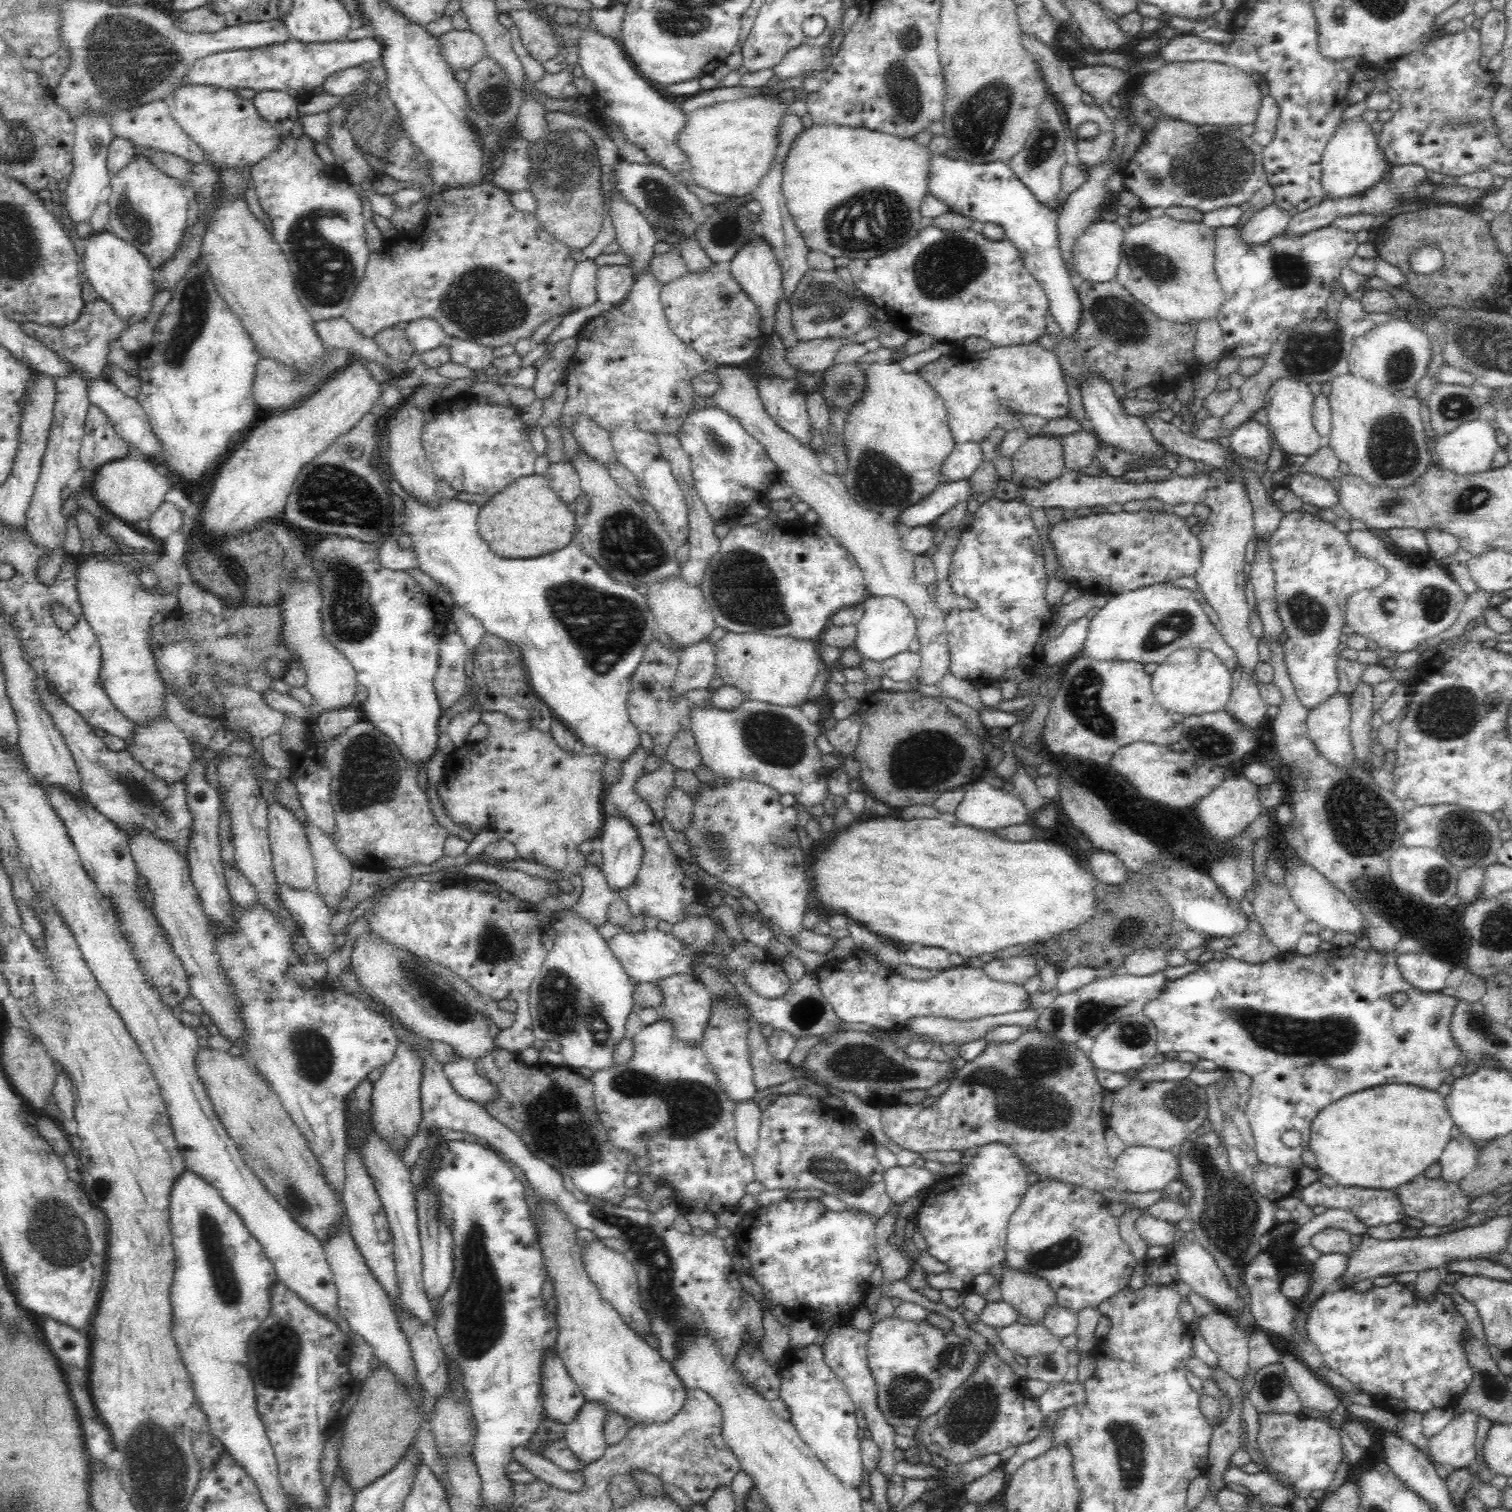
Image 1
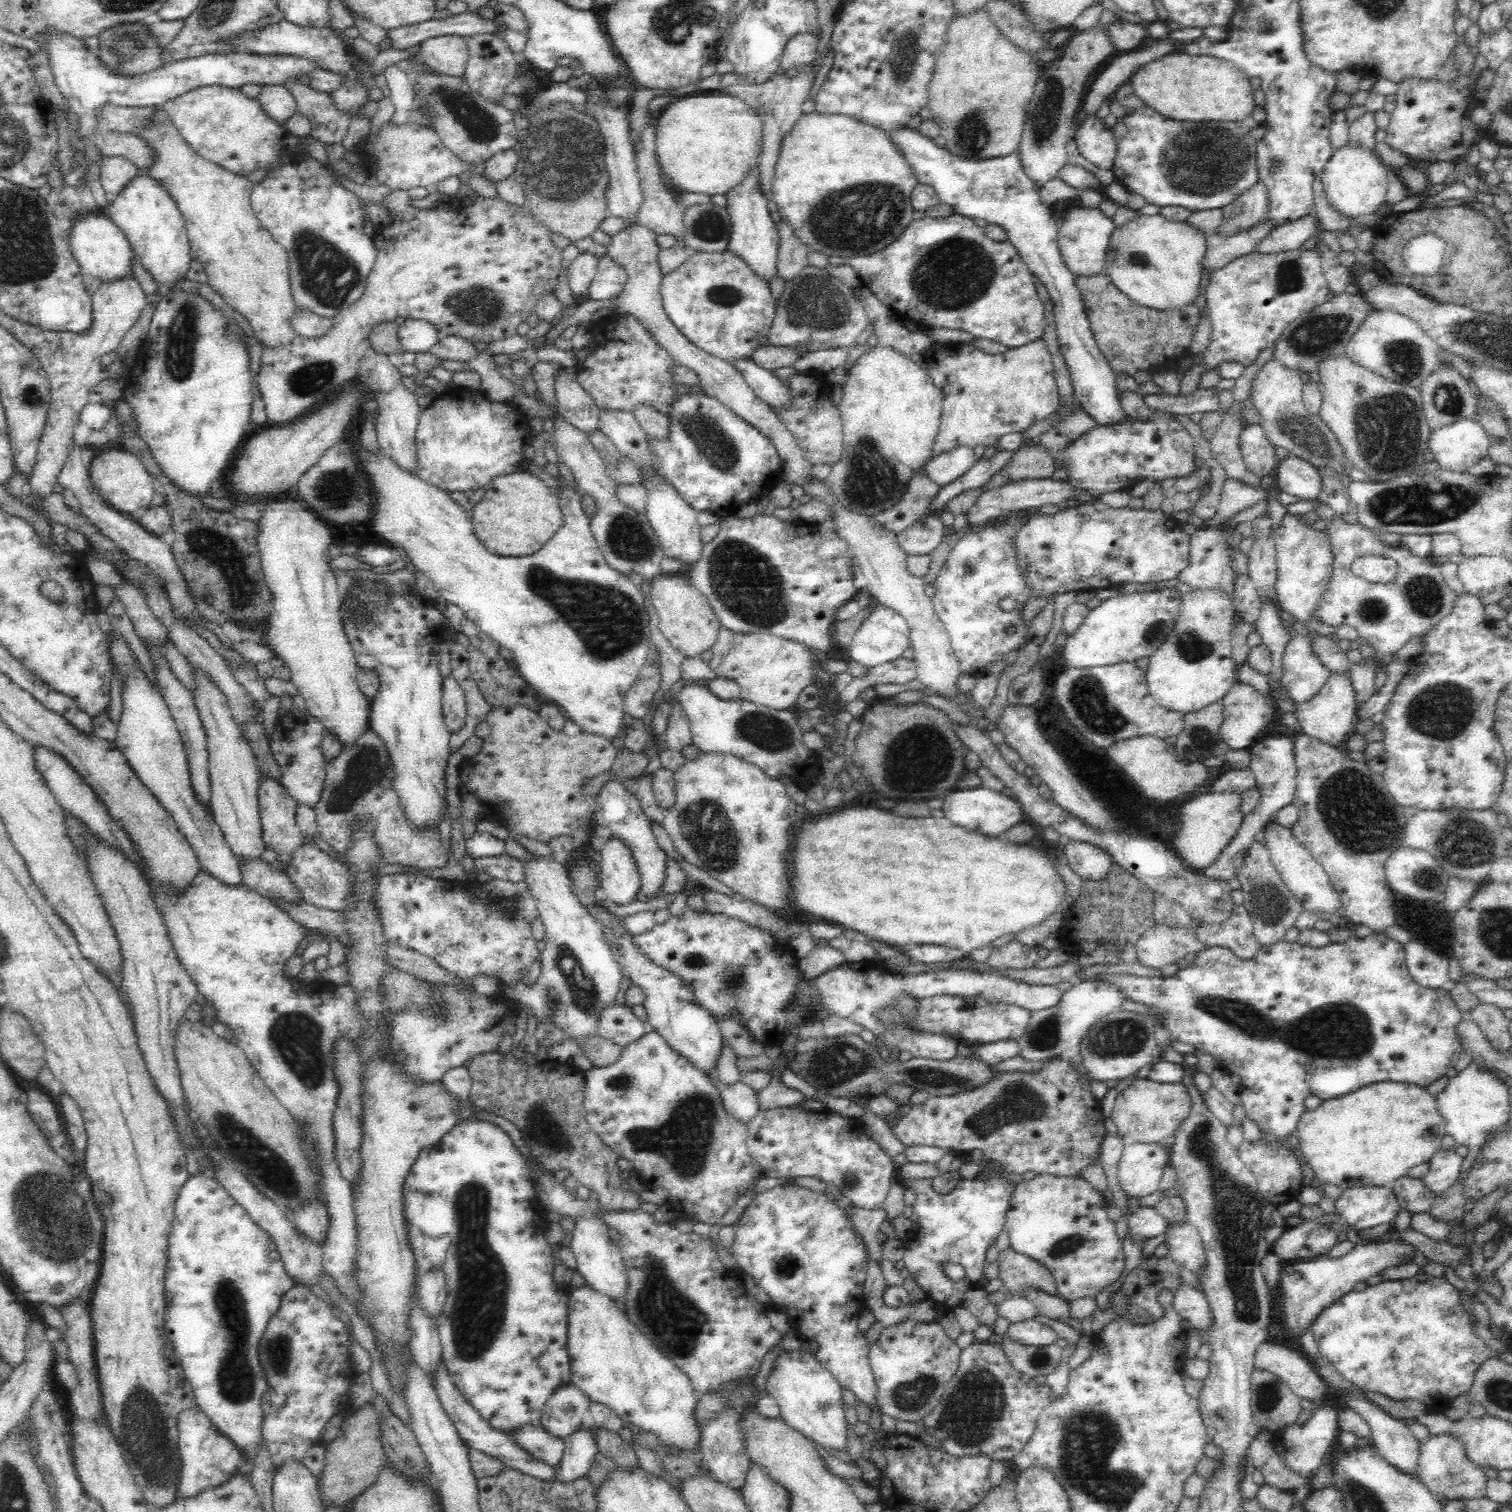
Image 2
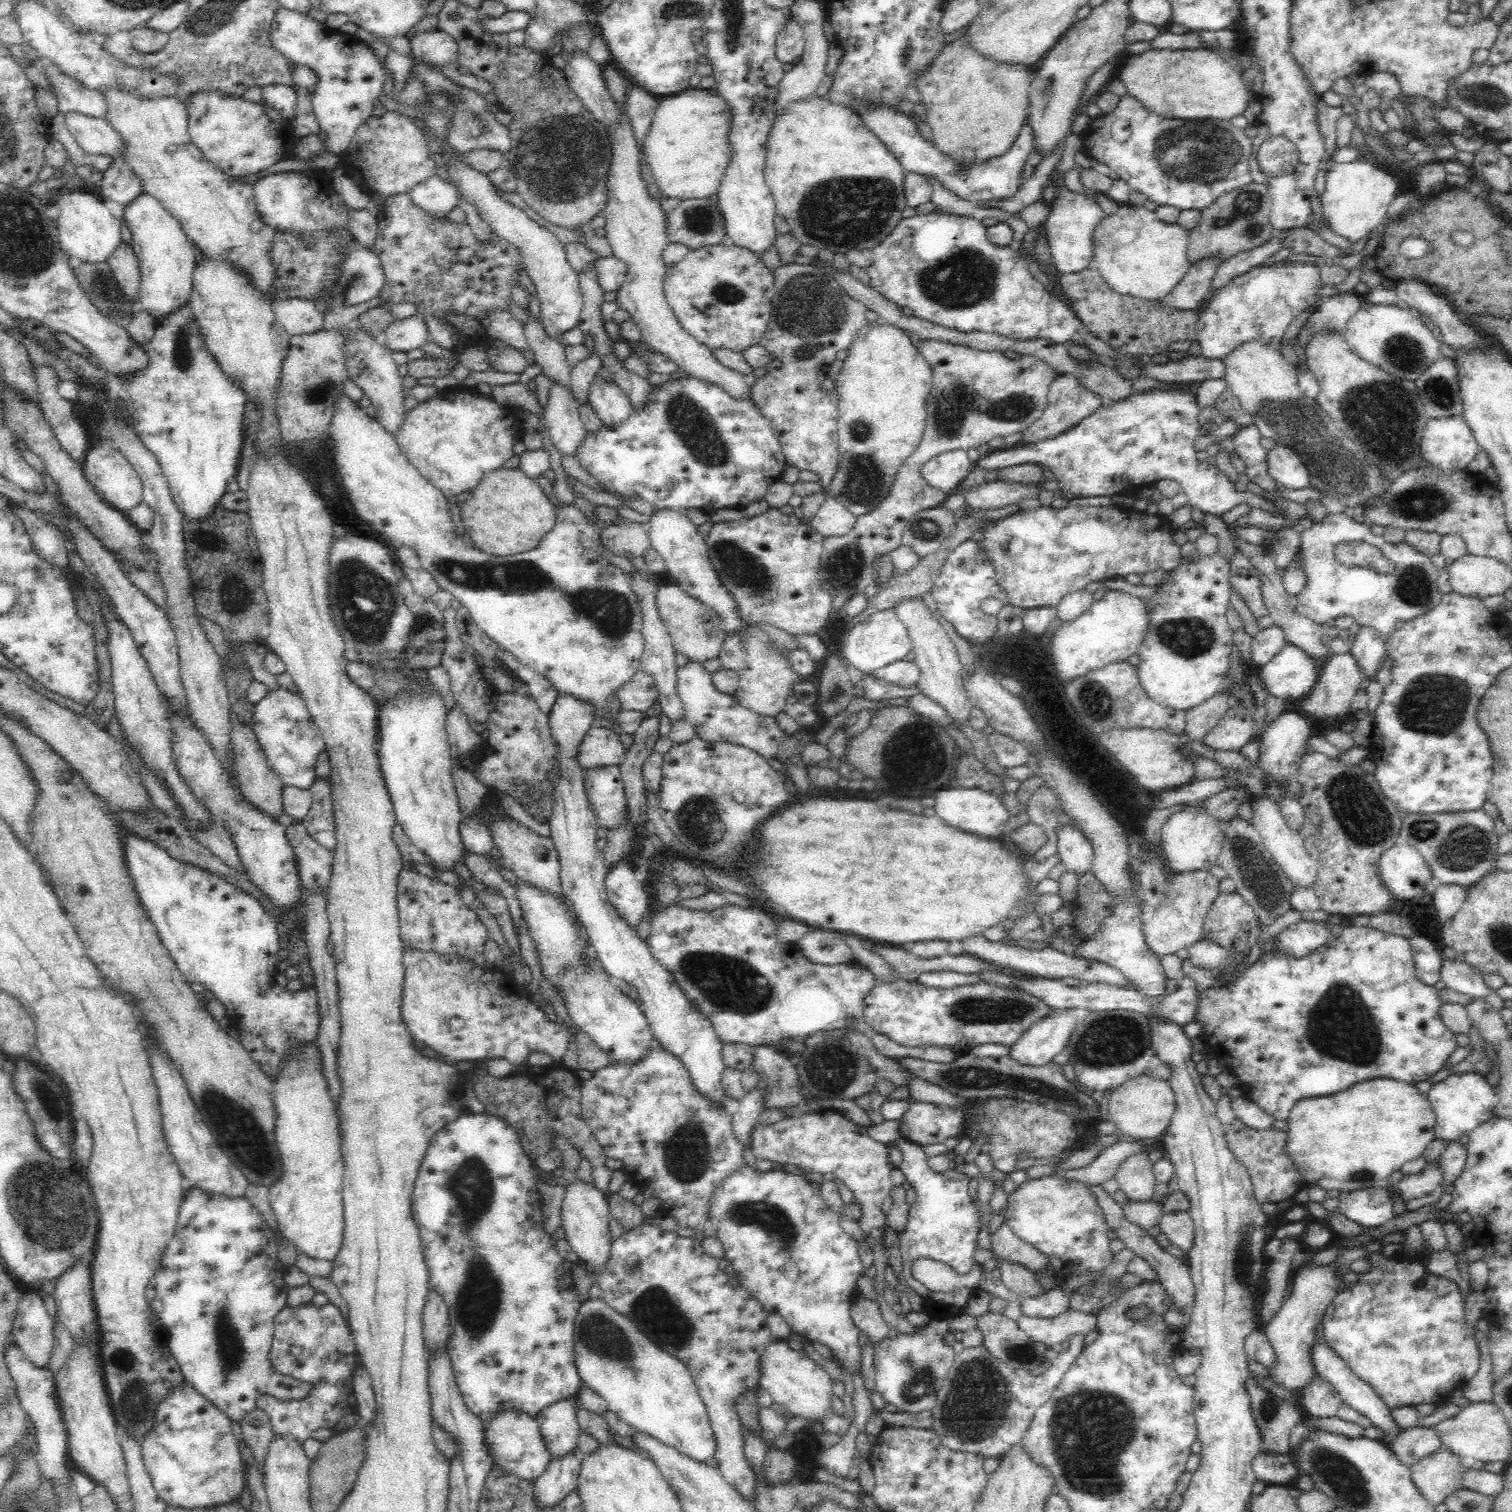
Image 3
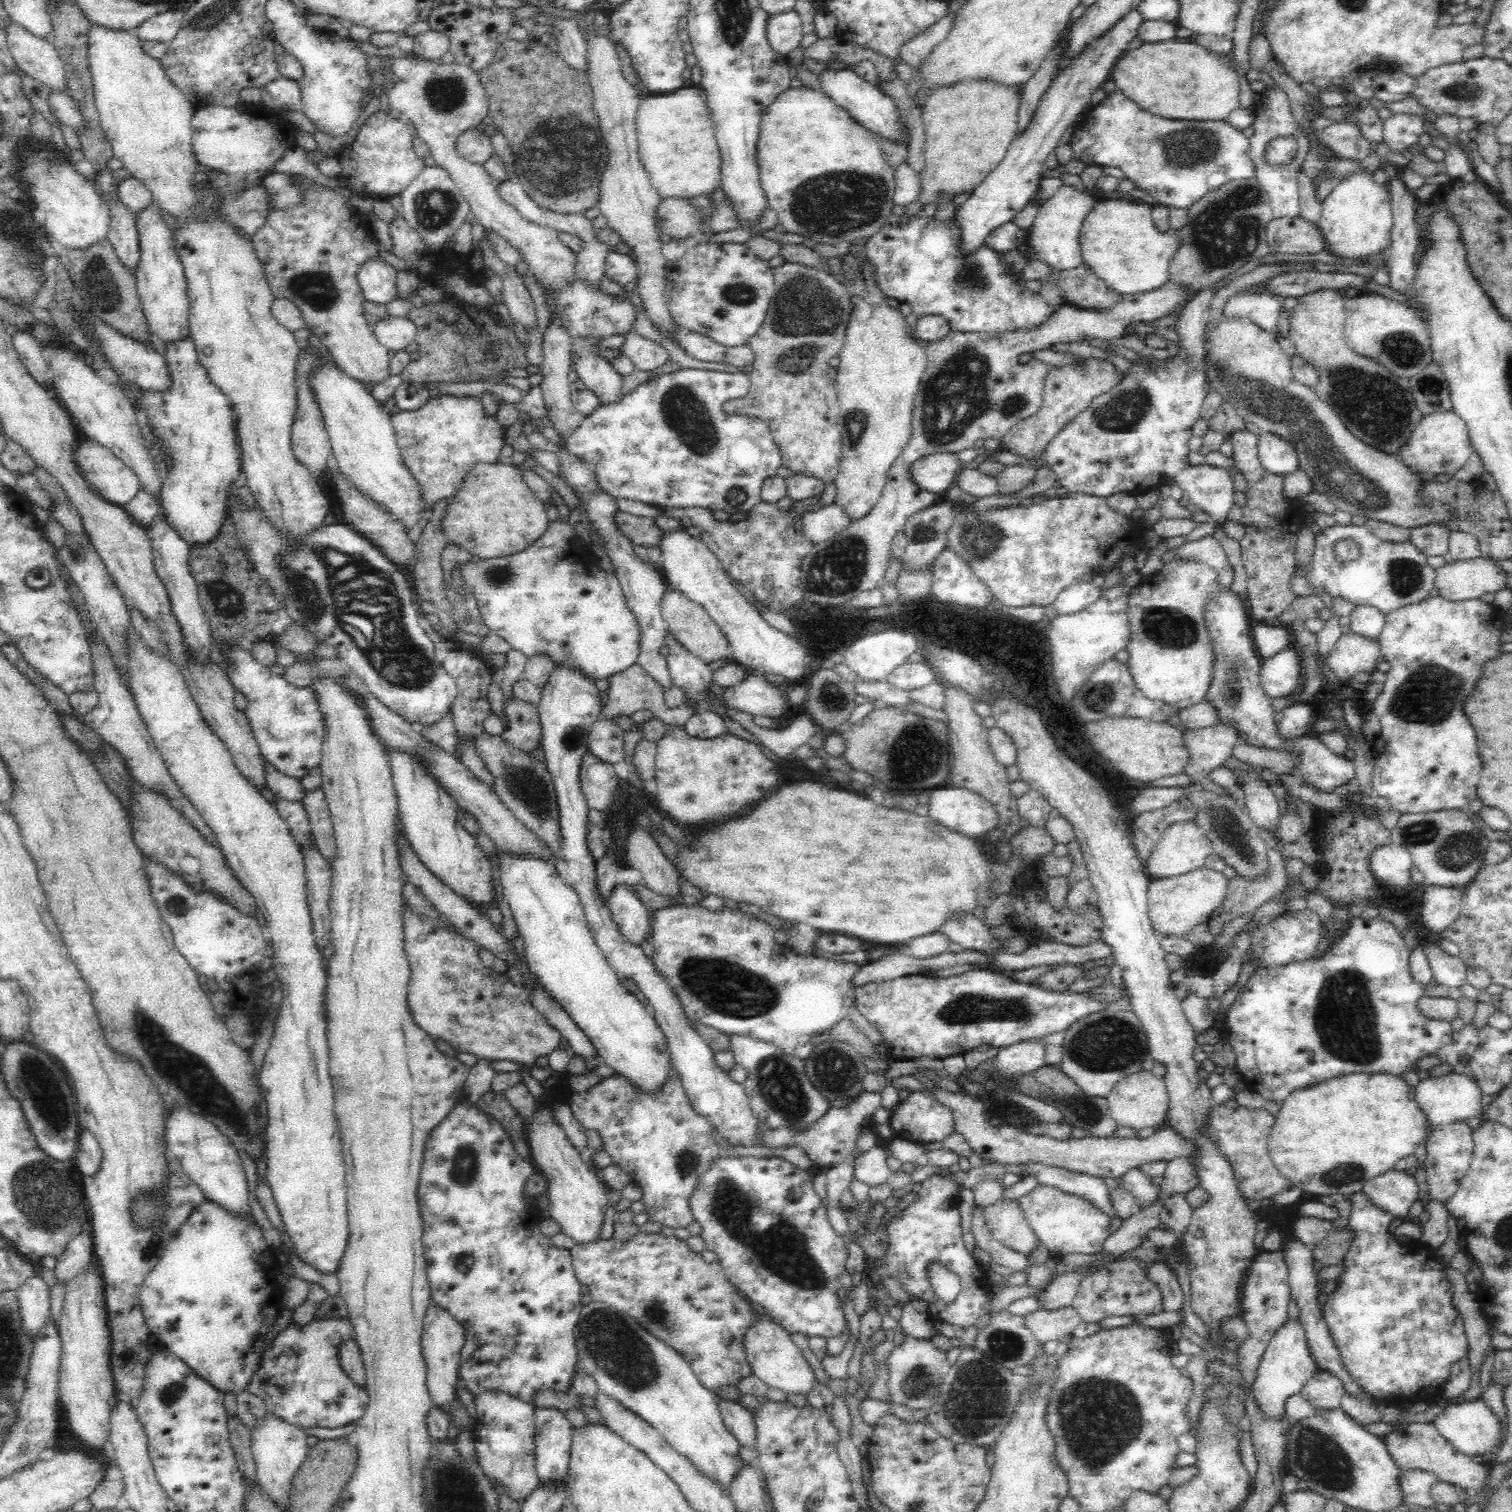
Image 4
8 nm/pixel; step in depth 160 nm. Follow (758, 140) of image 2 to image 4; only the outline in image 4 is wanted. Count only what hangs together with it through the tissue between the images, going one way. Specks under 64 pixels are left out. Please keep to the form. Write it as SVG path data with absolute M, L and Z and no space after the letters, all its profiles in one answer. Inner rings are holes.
M680 88L670 94L648 96L640 101L636 113L636 128L639 159L649 174L652 186L663 198L690 198L699 194L710 194L717 188L721 178L721 153L713 129L713 120L705 95L698 88Z

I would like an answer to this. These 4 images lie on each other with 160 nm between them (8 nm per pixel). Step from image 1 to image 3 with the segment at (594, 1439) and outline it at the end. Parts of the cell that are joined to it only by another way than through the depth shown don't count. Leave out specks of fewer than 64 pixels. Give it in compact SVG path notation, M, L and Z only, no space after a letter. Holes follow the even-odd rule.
M576 1450L550 1461L546 1470L533 1481L533 1495L539 1506L554 1506L568 1492L577 1488L582 1456Z

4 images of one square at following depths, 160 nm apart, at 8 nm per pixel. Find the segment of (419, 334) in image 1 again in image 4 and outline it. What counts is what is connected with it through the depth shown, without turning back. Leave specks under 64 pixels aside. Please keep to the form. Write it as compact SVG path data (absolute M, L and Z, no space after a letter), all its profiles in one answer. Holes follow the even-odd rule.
M388 316L372 324L373 334L388 351L405 350L416 338L416 325L408 317Z

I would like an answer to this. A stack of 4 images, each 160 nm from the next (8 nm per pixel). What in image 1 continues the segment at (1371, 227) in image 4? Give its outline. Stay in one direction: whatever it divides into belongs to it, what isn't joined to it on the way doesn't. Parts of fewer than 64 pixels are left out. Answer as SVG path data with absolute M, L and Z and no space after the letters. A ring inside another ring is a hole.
M1362 114L1338 122L1335 134L1332 134L1321 156L1321 181L1328 197L1344 198L1364 194L1390 170L1392 164L1386 160L1379 139L1372 130L1372 122L1366 121Z

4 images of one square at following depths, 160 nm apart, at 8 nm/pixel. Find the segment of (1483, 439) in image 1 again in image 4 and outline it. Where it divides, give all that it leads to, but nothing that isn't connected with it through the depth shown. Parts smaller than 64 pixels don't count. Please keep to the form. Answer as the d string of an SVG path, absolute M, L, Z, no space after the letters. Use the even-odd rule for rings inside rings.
M1453 411L1424 415L1415 428L1416 430L1410 434L1408 444L1399 452L1403 463L1410 469L1418 469L1420 472L1433 475L1447 474L1452 478L1475 451L1469 439L1467 424Z

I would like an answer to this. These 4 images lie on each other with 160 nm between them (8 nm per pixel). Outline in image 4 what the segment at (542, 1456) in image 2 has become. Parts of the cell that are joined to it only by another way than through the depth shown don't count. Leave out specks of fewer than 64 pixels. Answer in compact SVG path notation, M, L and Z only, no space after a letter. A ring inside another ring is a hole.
M488 1390L475 1398L475 1449L479 1465L491 1480L499 1482L517 1502L524 1501L540 1484L536 1472L534 1420L536 1406L508 1393Z

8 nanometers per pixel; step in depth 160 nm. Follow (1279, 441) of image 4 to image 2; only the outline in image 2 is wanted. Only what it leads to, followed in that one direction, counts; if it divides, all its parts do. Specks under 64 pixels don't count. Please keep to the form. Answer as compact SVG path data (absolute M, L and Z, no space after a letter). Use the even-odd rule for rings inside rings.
M1290 455L1279 459L1274 476L1274 486L1279 491L1296 496L1298 500L1314 500L1322 491L1321 472L1300 457Z

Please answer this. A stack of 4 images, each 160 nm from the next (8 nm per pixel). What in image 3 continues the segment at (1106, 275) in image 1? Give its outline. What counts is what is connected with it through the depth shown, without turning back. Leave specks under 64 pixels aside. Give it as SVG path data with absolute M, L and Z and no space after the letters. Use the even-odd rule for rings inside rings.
M1064 184L1057 186L1057 191L1048 209L1049 213L1042 225L1056 272L1075 273L1093 266L1093 230L1106 216L1096 200L1084 194L1078 194L1076 191L1070 191Z

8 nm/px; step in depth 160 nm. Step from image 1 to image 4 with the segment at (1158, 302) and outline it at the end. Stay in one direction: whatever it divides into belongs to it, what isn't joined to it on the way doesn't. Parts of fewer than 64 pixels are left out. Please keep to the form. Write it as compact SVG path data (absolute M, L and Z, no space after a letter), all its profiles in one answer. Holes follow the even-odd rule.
M1128 197L1097 200L1083 220L1080 246L1083 264L1122 295L1156 290L1169 281L1170 261L1181 242L1172 229L1160 232L1151 215L1151 205Z

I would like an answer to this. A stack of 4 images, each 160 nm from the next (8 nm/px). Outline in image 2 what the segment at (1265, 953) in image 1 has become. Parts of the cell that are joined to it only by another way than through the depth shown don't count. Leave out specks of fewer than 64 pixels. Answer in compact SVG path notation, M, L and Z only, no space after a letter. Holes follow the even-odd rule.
M1244 905L1235 906L1232 916L1218 924L1200 923L1195 929L1196 939L1208 947L1221 946L1229 949L1241 960L1255 958L1262 944L1253 933L1253 922Z

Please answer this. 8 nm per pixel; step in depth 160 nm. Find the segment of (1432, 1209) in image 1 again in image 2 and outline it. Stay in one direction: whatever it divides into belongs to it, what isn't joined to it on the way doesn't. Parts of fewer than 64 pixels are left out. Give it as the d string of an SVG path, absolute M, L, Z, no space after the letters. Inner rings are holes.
M1408 1175L1395 1180L1390 1184L1390 1188L1395 1192L1401 1210L1412 1214L1427 1213L1440 1196L1440 1193L1431 1192L1422 1178L1412 1178Z

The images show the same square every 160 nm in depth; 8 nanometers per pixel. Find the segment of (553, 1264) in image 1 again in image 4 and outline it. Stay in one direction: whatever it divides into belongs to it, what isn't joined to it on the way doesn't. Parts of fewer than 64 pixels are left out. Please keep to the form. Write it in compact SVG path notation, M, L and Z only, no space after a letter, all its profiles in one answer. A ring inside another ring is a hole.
M593 1301L583 1306L574 1330L579 1370L594 1377L597 1390L615 1398L632 1413L652 1425L676 1452L687 1457L701 1474L729 1488L734 1474L744 1462L738 1456L739 1442L727 1430L714 1395L699 1382L688 1362L676 1350L649 1334L640 1324L602 1302Z

